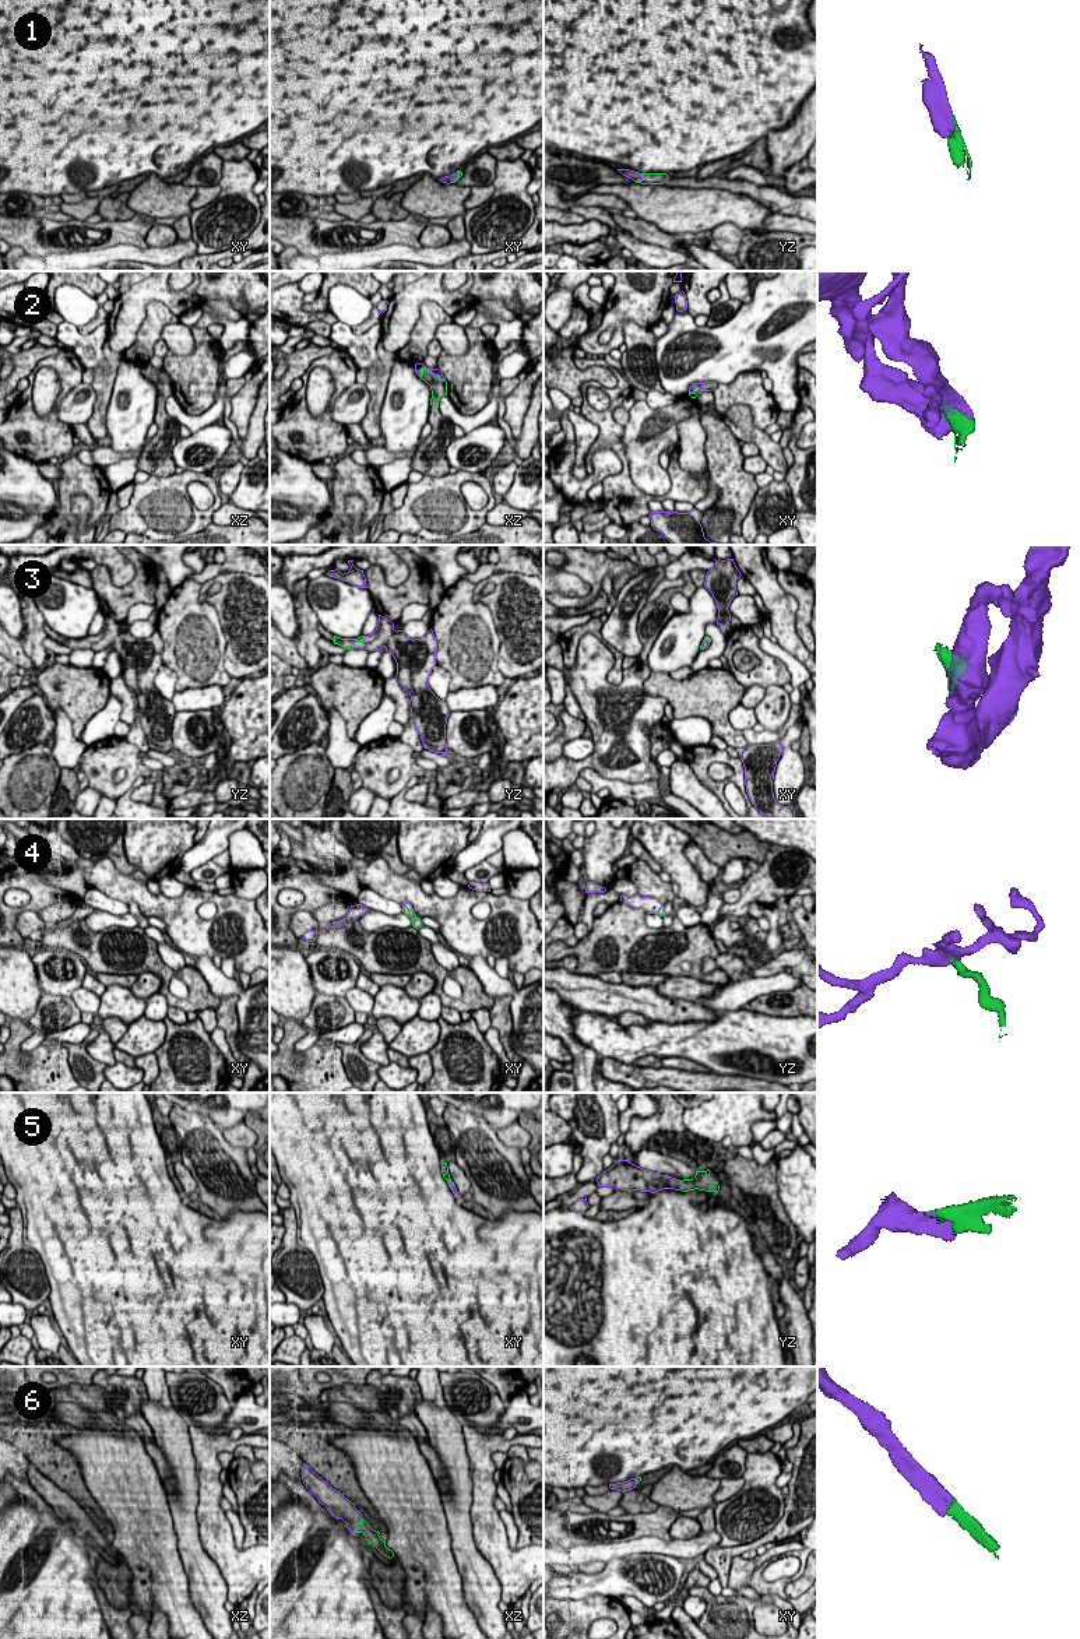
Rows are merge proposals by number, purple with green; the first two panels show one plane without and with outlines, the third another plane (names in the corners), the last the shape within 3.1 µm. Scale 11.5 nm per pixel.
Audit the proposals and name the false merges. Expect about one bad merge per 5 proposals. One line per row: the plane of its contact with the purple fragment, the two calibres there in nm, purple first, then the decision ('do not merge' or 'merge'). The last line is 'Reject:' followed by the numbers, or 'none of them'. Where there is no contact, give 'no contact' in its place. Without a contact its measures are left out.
1: yz | 100/130 nm | merge
2: xz | 90/190 nm | merge
3: yz | 220/130 nm | merge
4: xy | 70/120 nm | merge
5: yz | 170/220 nm | merge
6: xz | 240/160 nm | merge
Reject: none of them

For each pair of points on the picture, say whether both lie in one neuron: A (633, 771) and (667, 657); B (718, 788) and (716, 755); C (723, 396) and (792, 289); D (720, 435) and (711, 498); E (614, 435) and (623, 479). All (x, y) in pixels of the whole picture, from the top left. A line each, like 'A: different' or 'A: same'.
A: different
B: same
C: different
D: different
E: same

